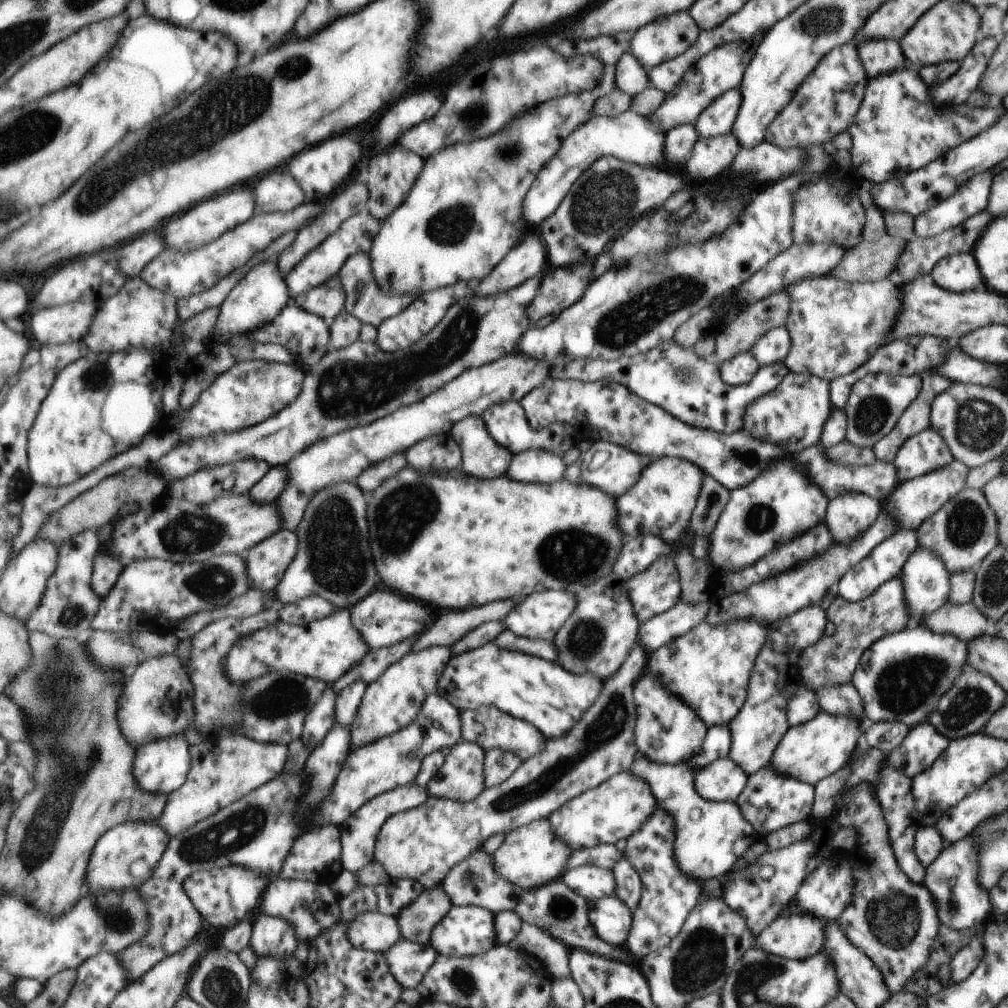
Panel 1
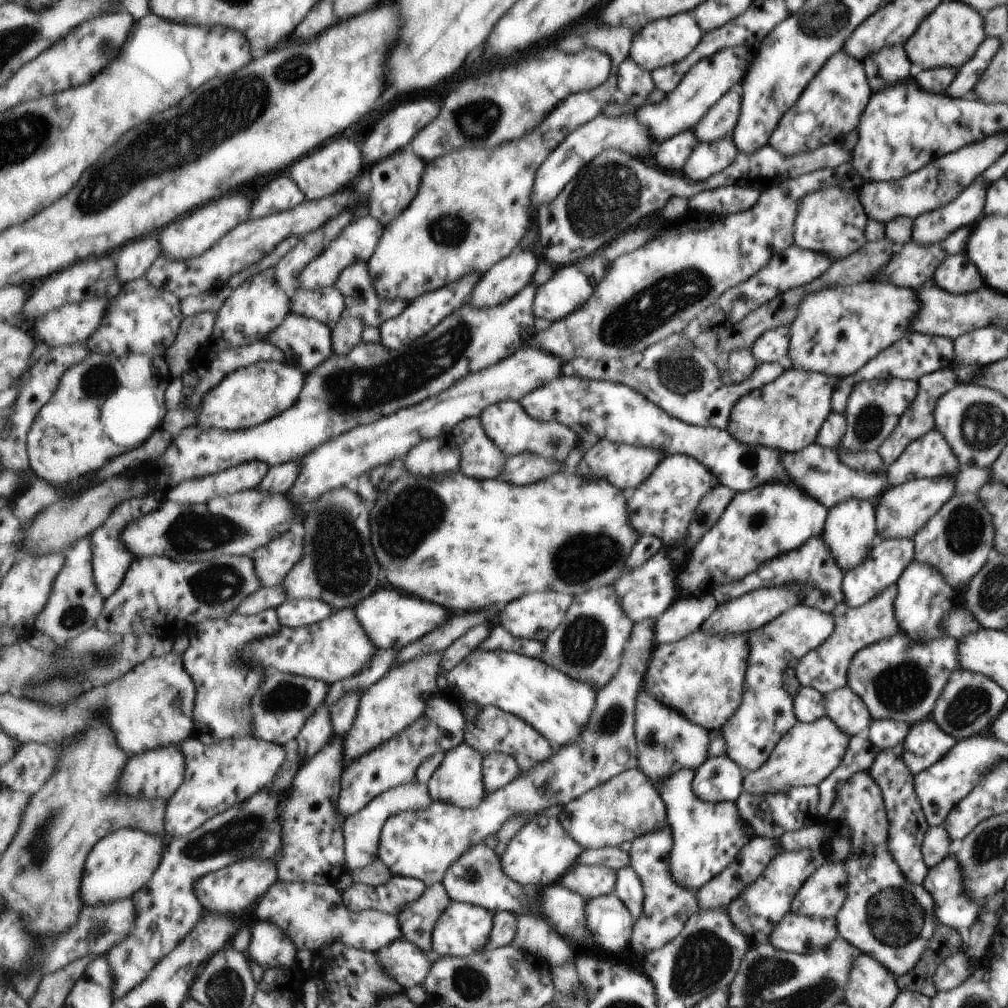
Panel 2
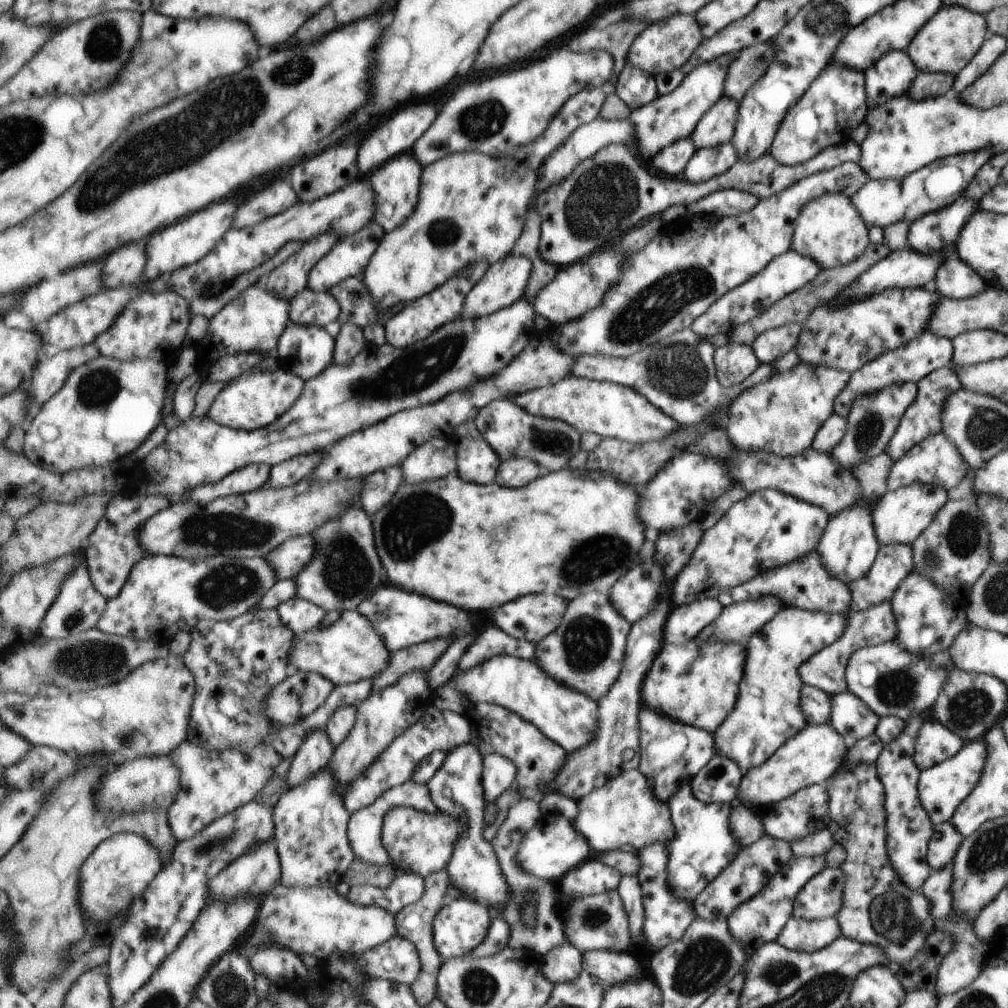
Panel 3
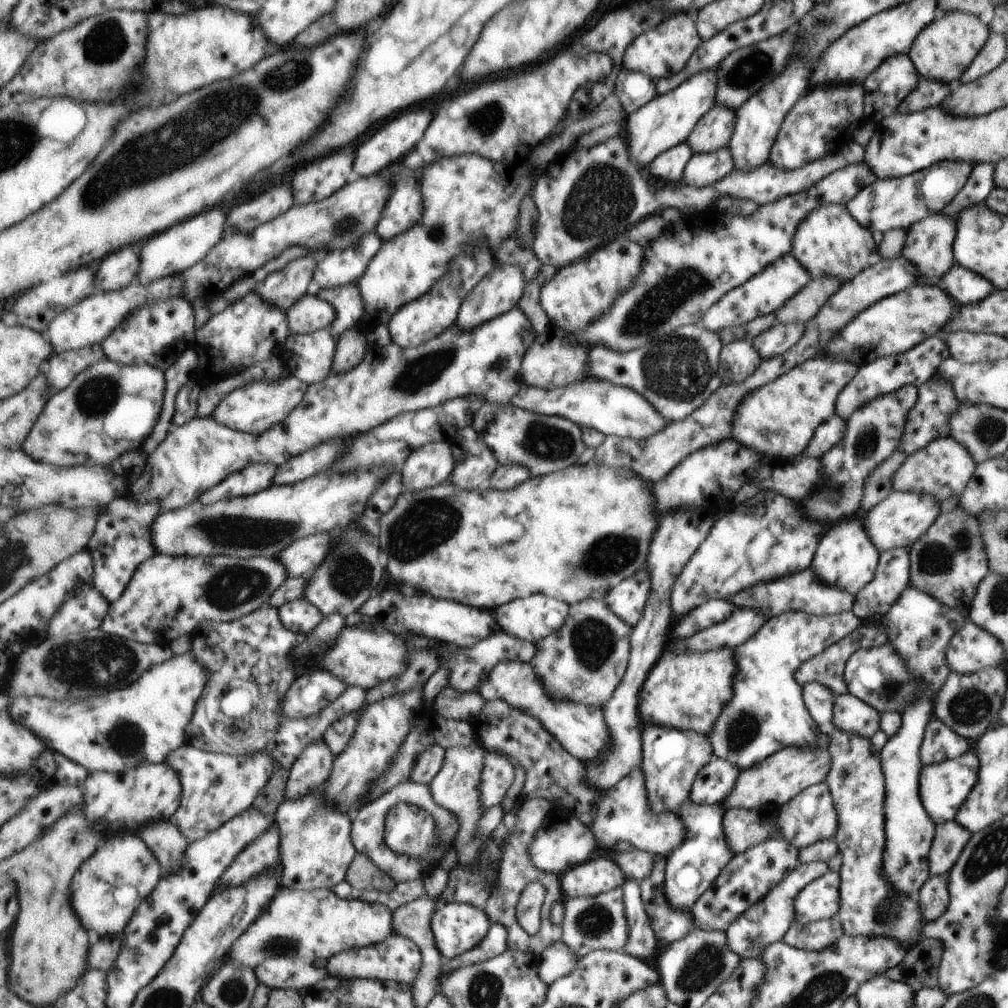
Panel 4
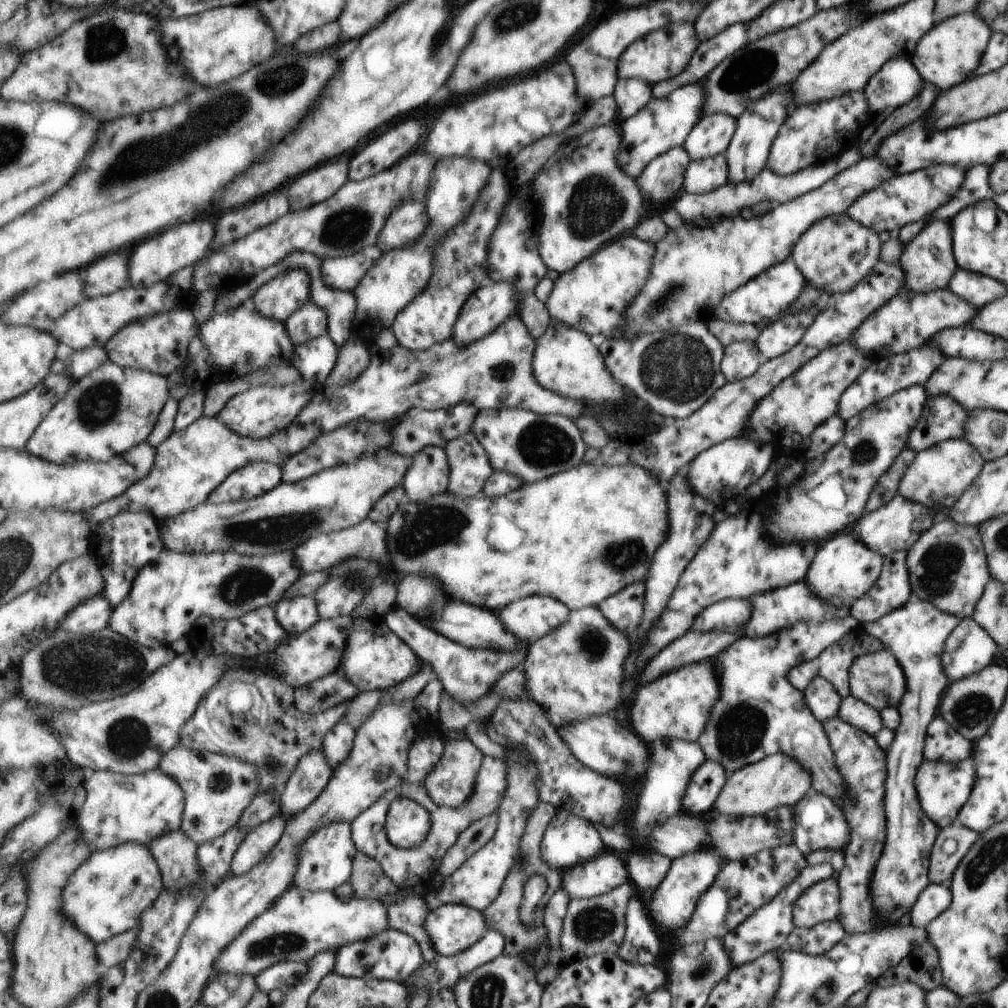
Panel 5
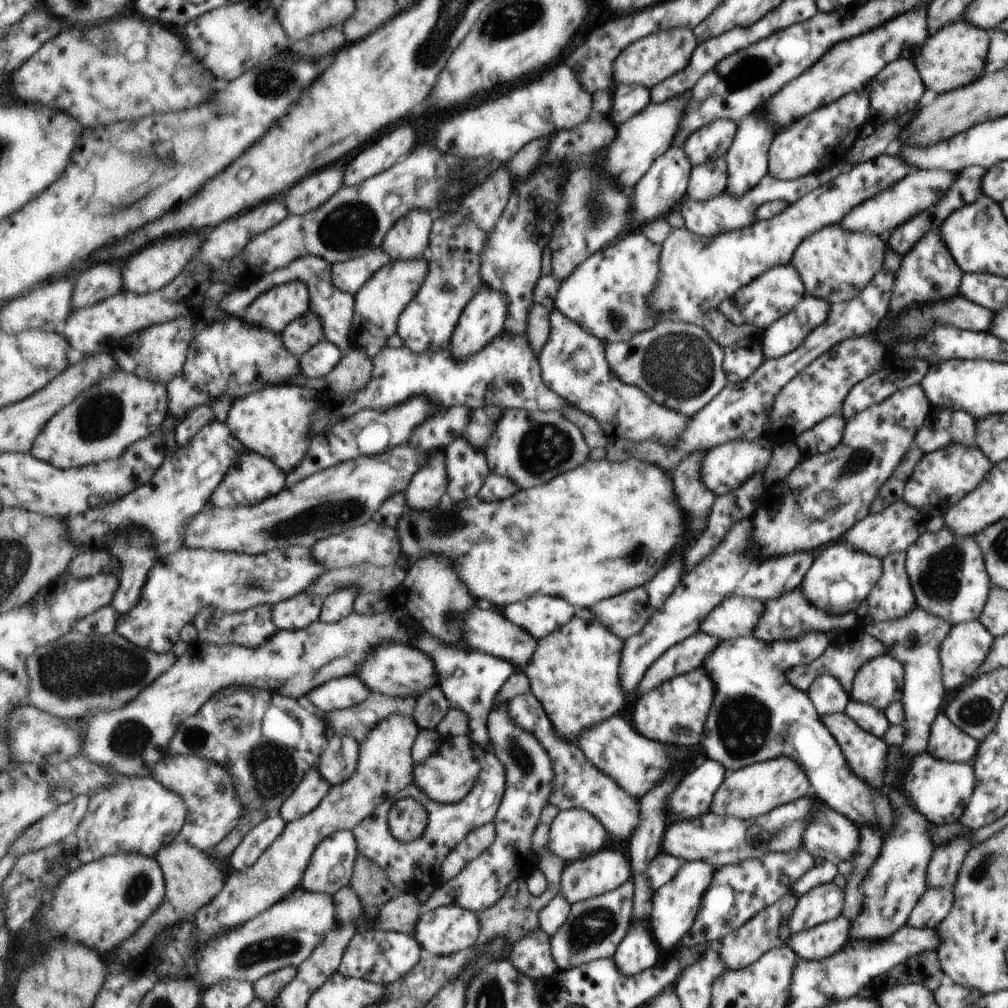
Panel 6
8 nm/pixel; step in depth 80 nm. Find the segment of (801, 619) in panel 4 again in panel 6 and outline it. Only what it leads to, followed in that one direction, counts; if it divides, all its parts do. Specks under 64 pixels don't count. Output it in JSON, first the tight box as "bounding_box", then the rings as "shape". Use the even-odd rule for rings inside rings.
{"bounding_box":[699,633,894,838],"shape":[[[805,633],[797,639],[766,643],[753,635],[720,641],[719,646],[701,663],[703,670],[713,680],[715,696],[711,712],[707,716],[703,738],[699,745],[703,756],[717,761],[726,771],[736,771],[747,765],[787,757],[795,761],[808,777],[810,792],[825,806],[841,813],[857,827],[865,824],[877,824],[884,838],[892,827],[894,808],[883,789],[874,789],[848,767],[844,753],[840,751],[836,739],[821,722],[807,693],[789,684],[787,670],[797,665],[806,665],[812,657],[819,656],[833,641],[830,635],[823,633]]]}

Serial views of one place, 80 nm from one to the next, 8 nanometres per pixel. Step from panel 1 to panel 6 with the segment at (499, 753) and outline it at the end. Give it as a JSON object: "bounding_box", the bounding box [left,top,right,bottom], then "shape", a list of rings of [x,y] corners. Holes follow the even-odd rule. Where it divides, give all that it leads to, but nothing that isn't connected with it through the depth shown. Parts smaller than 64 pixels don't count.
{"bounding_box":[353,750,507,894],"shape":[[[492,750],[483,760],[483,770],[476,786],[460,803],[439,803],[413,782],[400,793],[397,793],[395,797],[389,797],[383,804],[380,804],[371,816],[362,820],[361,824],[354,828],[353,832],[358,842],[359,852],[384,868],[399,890],[417,894],[430,884],[430,880],[437,878],[445,859],[462,840],[467,838],[472,830],[495,822],[504,799],[506,787],[507,772],[505,765]],[[409,797],[422,802],[424,808],[428,809],[429,822],[423,836],[411,843],[404,843],[392,835],[389,826],[389,813],[397,800]]]}

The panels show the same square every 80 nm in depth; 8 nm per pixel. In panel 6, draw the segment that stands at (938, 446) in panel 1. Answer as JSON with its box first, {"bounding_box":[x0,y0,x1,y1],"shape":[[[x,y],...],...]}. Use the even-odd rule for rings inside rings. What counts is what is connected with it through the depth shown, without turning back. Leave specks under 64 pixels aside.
{"bounding_box":[901,445,992,518],"shape":[[[949,445],[941,450],[924,453],[923,458],[916,464],[915,471],[904,484],[901,499],[927,518],[942,517],[949,507],[983,482],[992,466],[988,457],[975,446]]]}

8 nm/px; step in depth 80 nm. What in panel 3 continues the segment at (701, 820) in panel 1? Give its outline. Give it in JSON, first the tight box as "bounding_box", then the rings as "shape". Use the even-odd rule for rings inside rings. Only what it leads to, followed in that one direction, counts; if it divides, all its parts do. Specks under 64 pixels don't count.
{"bounding_box":[666,781,740,902],"shape":[[[689,781],[682,783],[667,802],[675,832],[674,838],[666,844],[667,881],[674,897],[693,902],[705,885],[711,883],[736,858],[740,845],[732,836],[728,819],[732,806],[698,801],[688,784]]]}

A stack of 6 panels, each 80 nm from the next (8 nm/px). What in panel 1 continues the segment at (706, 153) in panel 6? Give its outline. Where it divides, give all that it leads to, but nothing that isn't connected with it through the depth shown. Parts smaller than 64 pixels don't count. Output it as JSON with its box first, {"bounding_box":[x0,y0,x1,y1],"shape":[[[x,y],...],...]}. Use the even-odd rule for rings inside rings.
{"bounding_box":[695,88,743,137],"shape":[[[740,88],[729,89],[719,96],[695,122],[699,137],[724,135],[732,132],[740,104],[743,102],[743,91]]]}

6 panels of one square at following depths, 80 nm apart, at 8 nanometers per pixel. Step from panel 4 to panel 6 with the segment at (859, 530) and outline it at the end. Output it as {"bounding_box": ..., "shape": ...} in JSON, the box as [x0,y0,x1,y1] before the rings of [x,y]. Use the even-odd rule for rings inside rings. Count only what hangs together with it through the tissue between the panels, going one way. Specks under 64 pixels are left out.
{"bounding_box":[799,542,883,614],"shape":[[[844,542],[827,544],[825,550],[819,552],[817,560],[813,560],[813,568],[808,568],[804,576],[805,582],[802,582],[799,588],[813,606],[823,609],[826,613],[852,614],[880,579],[882,568],[883,564],[877,557],[855,550]]]}

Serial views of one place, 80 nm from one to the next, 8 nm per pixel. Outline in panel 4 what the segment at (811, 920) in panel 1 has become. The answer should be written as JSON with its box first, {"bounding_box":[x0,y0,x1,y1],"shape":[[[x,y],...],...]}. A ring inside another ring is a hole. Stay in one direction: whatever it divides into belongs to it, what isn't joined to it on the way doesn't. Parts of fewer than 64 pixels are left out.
{"bounding_box":[782,918,842,951],"shape":[[[836,918],[823,919],[809,924],[793,921],[782,941],[796,949],[820,951],[831,946],[842,935],[842,928]]]}

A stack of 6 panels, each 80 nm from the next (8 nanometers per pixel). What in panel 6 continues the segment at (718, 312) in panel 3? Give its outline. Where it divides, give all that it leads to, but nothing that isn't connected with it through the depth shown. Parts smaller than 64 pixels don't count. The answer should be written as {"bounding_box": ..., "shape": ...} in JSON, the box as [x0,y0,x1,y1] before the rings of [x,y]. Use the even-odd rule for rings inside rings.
{"bounding_box":[717,265,804,333],"shape":[[[793,265],[776,266],[757,276],[751,283],[741,287],[735,295],[723,299],[718,304],[717,309],[731,324],[735,326],[743,323],[750,324],[758,333],[783,315],[787,315],[804,295],[803,281]]]}

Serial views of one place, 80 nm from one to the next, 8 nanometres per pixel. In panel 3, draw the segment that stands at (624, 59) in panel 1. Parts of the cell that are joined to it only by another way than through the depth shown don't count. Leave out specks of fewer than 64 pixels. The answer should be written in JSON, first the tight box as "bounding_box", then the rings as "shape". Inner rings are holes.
{"bounding_box":[614,62,658,111],"shape":[[[626,62],[616,80],[614,93],[632,111],[651,102],[658,95],[654,79],[654,76]]]}

